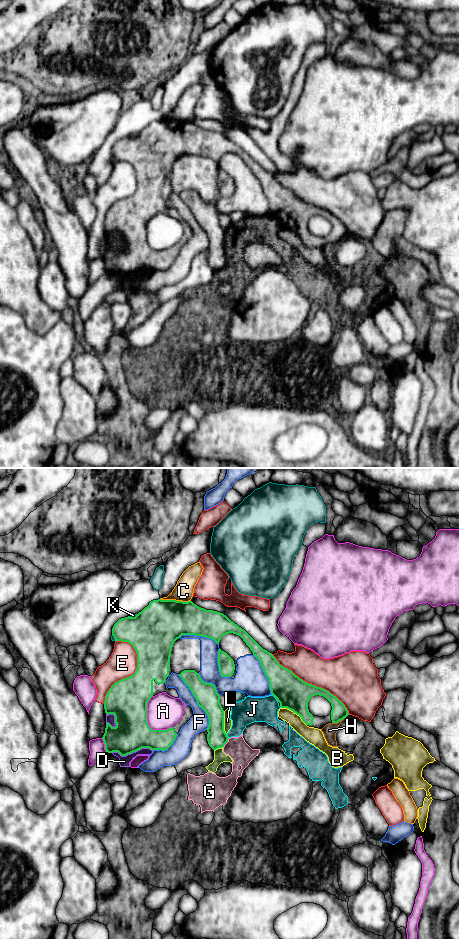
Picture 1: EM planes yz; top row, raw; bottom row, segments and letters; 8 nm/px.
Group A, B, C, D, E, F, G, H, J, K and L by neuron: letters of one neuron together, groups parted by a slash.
A / B / C / D G H J L / E / F / K

